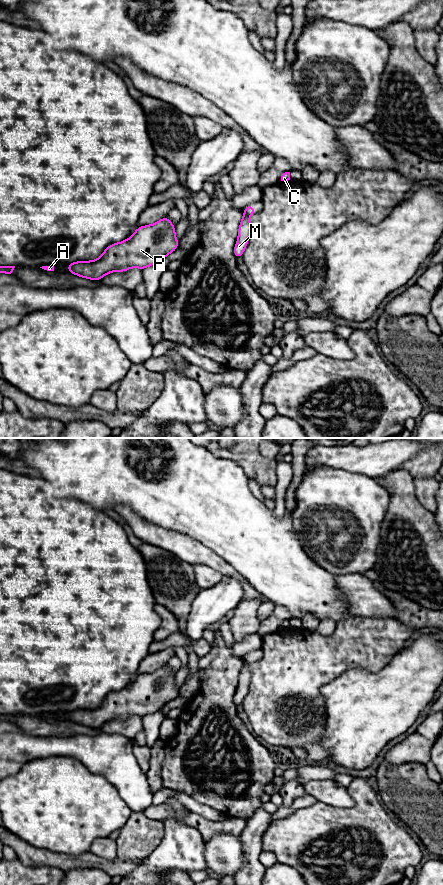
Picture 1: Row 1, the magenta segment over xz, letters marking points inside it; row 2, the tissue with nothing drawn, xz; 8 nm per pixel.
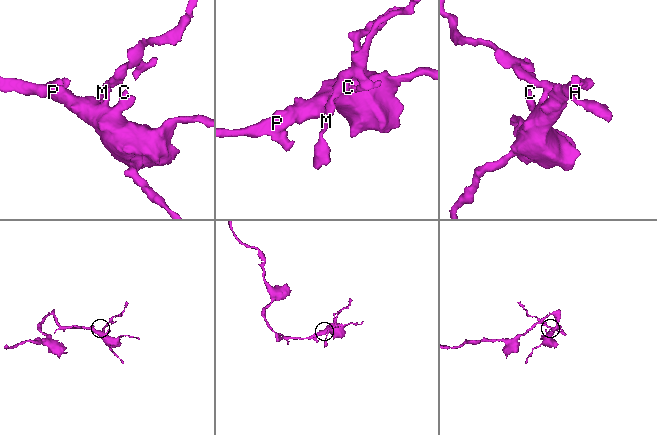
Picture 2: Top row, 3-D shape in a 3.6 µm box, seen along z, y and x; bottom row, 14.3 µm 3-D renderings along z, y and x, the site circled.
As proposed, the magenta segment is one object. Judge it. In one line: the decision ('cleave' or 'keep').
cleave

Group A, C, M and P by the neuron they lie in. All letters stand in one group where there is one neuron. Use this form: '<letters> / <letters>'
A C P / M

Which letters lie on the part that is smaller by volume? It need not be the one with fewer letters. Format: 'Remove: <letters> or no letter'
Remove: M

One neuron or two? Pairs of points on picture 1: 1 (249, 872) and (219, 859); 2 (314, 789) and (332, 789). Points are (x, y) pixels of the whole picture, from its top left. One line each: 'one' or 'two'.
1: two
2: one

